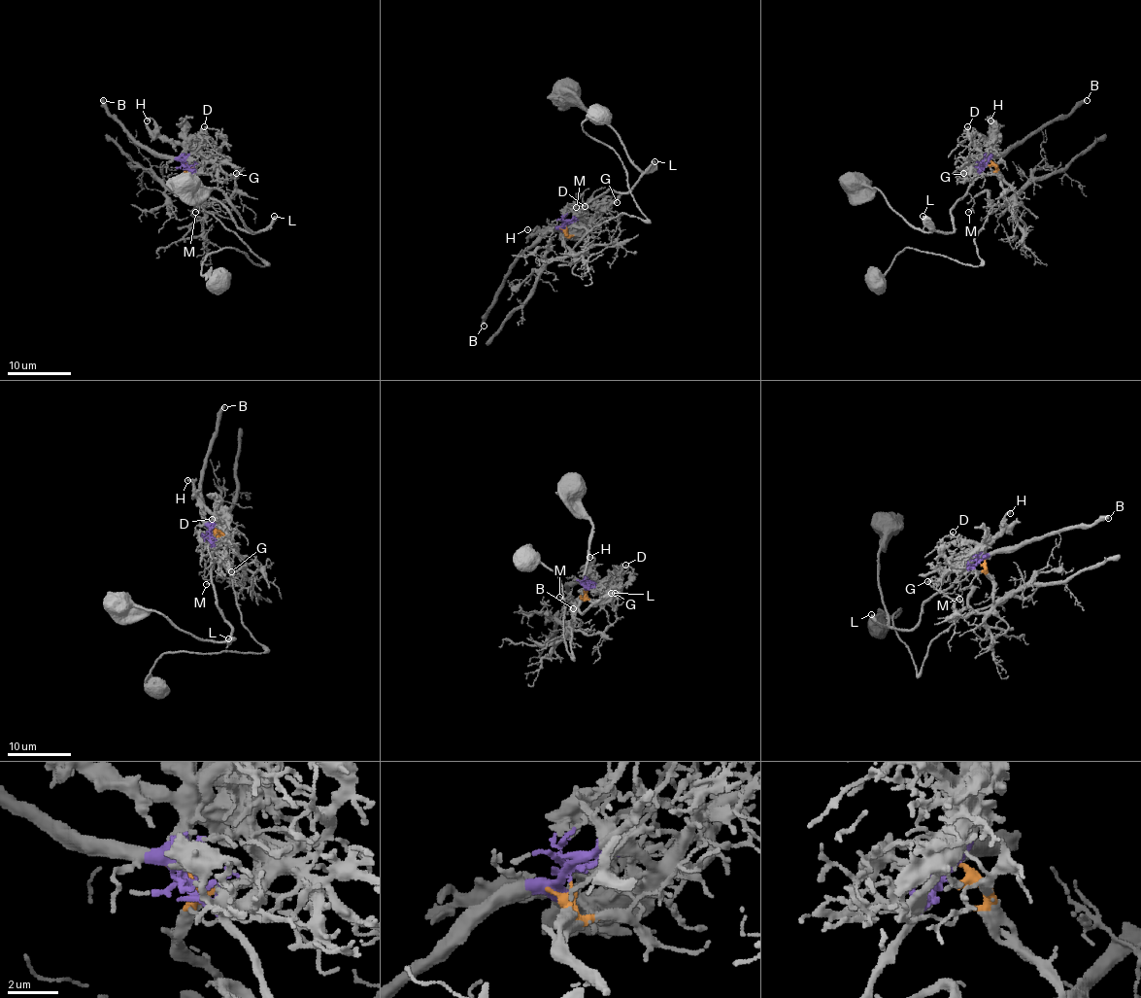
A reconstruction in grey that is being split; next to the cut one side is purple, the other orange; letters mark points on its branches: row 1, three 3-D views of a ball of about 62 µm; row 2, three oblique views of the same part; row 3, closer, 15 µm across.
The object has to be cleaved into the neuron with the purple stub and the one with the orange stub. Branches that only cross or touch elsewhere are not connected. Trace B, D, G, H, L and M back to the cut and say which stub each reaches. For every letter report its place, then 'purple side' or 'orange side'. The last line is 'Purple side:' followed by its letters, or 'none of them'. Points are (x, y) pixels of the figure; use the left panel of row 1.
B: (103, 100) | purple side
D: (204, 126) | purple side
G: (236, 173) | purple side
H: (147, 120) | purple side
L: (274, 216) | purple side
M: (195, 212) | orange side
Purple side: B, D, G, H, L

